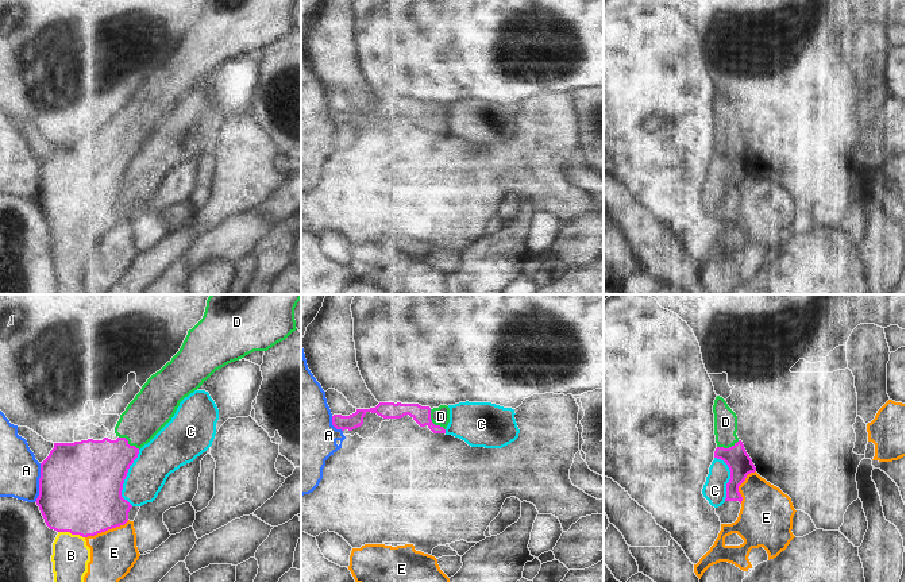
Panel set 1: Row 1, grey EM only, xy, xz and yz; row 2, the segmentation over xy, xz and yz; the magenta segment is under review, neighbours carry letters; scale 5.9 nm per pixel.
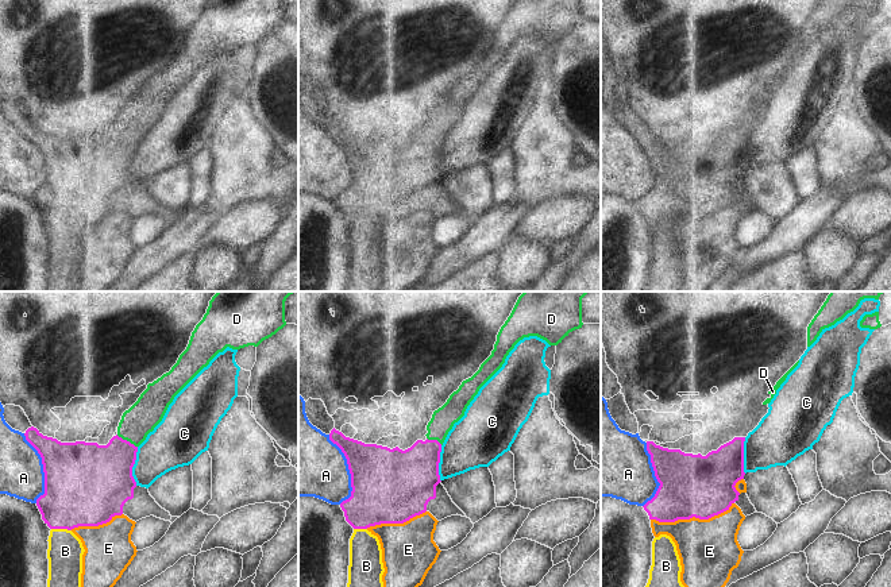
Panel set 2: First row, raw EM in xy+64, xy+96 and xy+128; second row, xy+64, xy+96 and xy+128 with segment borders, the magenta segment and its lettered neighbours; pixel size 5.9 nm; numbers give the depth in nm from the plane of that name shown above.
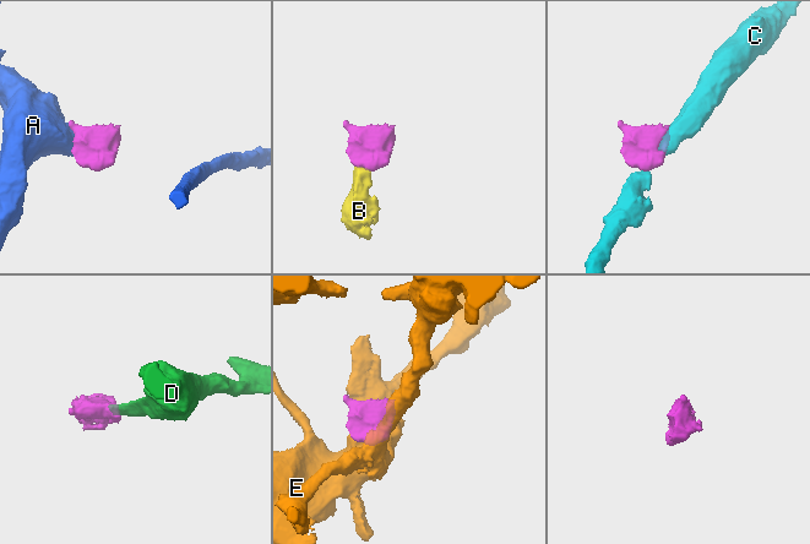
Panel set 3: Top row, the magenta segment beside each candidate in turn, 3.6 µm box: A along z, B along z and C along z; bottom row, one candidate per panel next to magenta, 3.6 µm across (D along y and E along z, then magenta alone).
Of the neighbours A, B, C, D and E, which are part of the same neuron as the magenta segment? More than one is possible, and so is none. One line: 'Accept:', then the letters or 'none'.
Accept: B, D

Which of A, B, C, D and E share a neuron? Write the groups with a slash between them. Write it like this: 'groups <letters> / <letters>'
groups A / B D / C / E

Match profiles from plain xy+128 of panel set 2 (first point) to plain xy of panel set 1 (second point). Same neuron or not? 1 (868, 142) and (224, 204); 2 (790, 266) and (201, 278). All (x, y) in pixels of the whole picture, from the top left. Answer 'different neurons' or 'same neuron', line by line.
1: same neuron
2: different neurons

